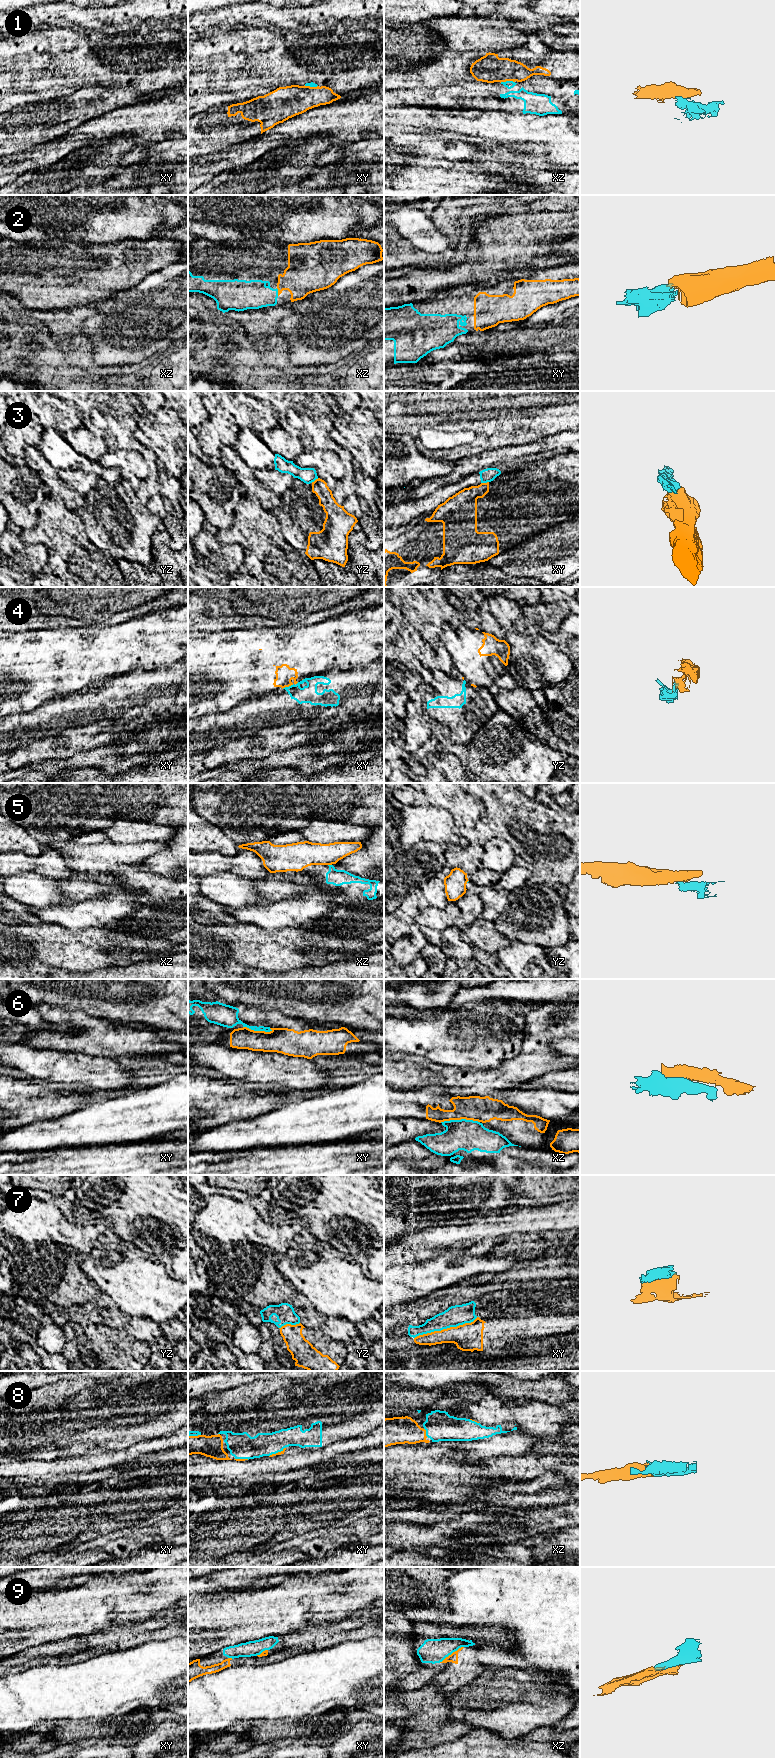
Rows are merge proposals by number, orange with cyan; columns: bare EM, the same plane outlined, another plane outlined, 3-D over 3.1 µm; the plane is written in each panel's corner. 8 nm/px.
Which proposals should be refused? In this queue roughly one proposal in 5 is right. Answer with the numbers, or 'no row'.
1, 3, 4, 5, 6, 7

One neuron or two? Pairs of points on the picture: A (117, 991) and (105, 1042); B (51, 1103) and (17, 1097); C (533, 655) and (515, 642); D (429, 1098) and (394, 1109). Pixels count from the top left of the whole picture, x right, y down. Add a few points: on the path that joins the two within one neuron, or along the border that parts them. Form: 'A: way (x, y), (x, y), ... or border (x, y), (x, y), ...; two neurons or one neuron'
A: border (87, 1014), (111, 1021), (133, 1024); two neurons
B: way (43, 1103), (27, 1101), (25, 1099); one neuron
C: way (529, 653), (519, 643); one neuron
D: way (420, 1100), (403, 1104); one neuron

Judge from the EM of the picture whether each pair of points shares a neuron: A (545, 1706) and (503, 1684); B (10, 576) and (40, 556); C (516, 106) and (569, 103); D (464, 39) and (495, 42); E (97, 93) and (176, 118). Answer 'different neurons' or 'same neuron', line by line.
A: same neuron
B: same neuron
C: same neuron
D: same neuron
E: different neurons

